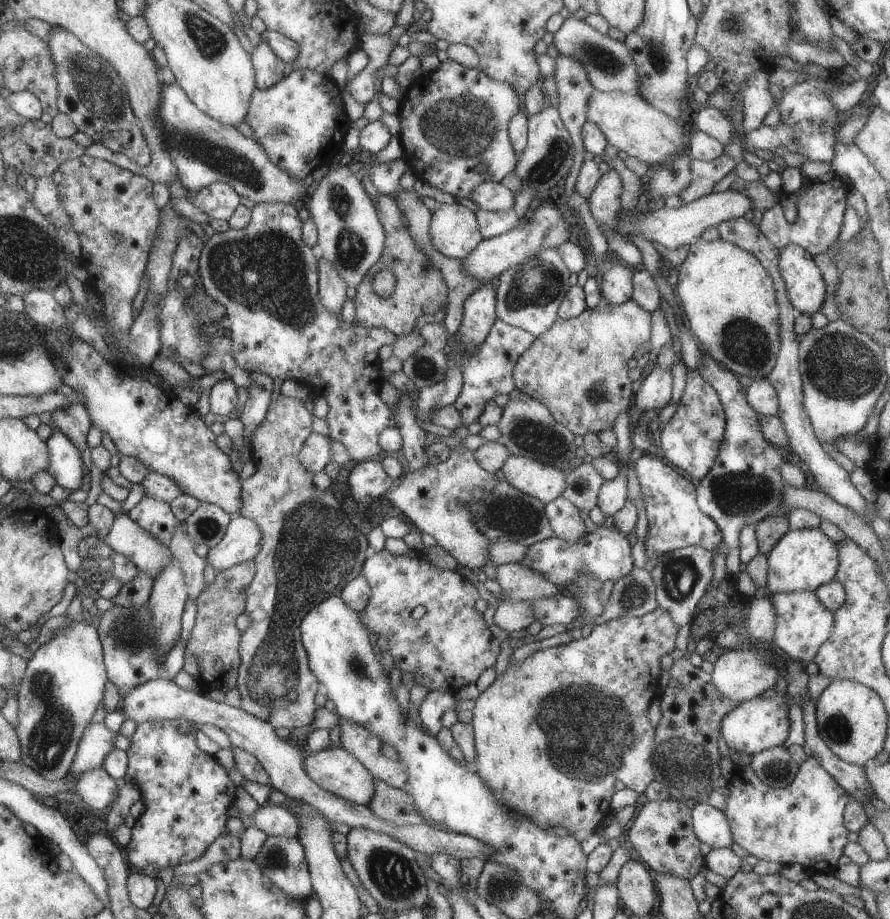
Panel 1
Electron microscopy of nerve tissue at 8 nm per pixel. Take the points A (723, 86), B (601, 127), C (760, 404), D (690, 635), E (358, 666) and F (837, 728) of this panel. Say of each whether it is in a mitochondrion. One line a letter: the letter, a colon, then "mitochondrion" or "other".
A: other
B: other
C: other
D: other
E: mitochondrion
F: mitochondrion

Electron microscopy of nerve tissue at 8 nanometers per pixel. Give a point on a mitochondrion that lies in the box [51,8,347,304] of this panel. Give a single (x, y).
(92, 87)

